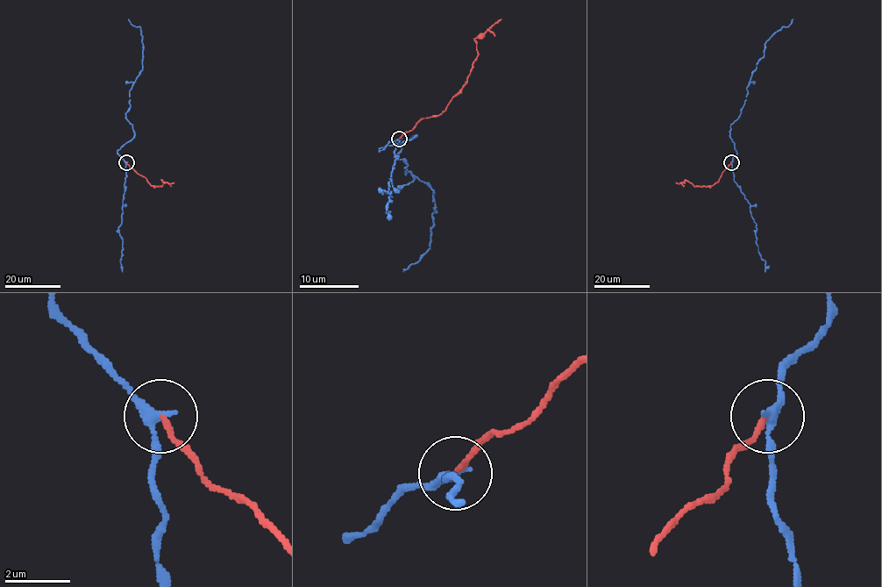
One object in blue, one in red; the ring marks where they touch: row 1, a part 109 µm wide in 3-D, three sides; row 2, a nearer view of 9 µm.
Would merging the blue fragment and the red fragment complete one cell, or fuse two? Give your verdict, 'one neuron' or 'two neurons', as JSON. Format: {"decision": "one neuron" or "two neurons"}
{"decision": "two neurons"}

